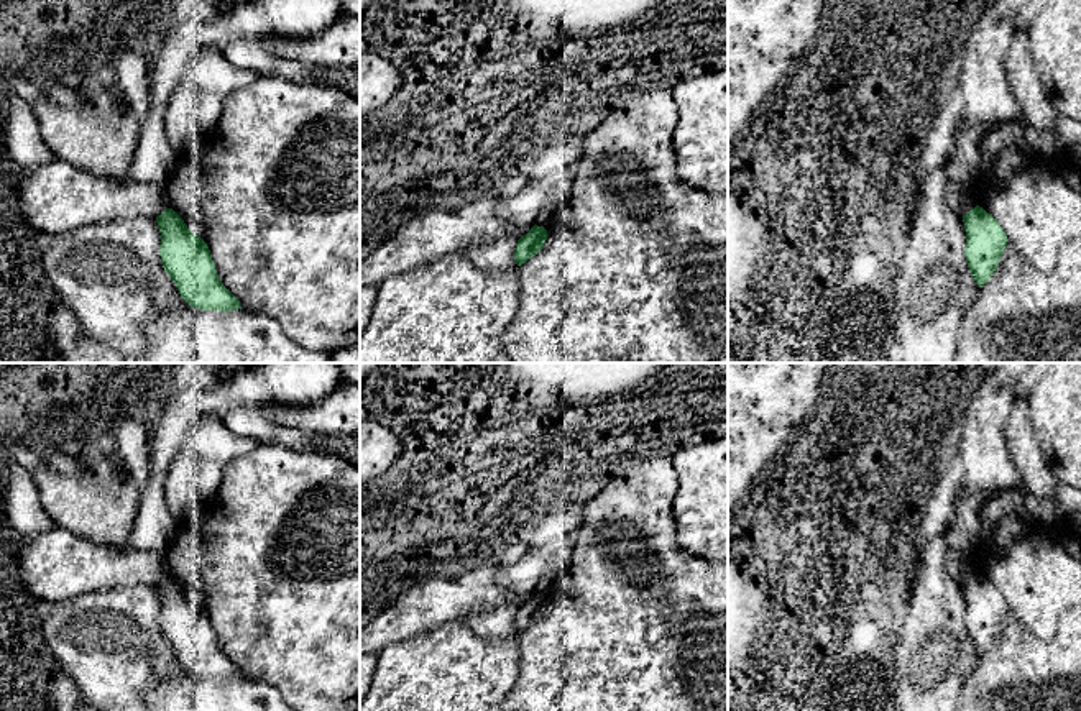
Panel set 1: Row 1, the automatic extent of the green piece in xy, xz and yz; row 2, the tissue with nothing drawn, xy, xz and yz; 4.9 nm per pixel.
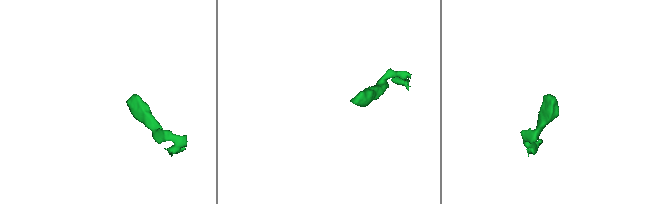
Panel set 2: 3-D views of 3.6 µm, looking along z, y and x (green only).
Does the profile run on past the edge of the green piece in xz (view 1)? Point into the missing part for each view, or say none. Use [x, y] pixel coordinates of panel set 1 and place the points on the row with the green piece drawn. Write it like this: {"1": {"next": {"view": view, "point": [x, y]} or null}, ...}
{"1": {"next": null}}

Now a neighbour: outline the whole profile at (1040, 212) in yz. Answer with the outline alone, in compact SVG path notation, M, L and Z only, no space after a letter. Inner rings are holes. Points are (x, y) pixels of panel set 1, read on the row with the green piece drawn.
M1033 153L1009 181L984 189L978 187L976 179L971 184L976 205L999 222L1007 240L1038 273L1053 273L1065 261L1066 251L1081 240L1081 190L1073 189L1061 172L1070 163L1055 164Z

